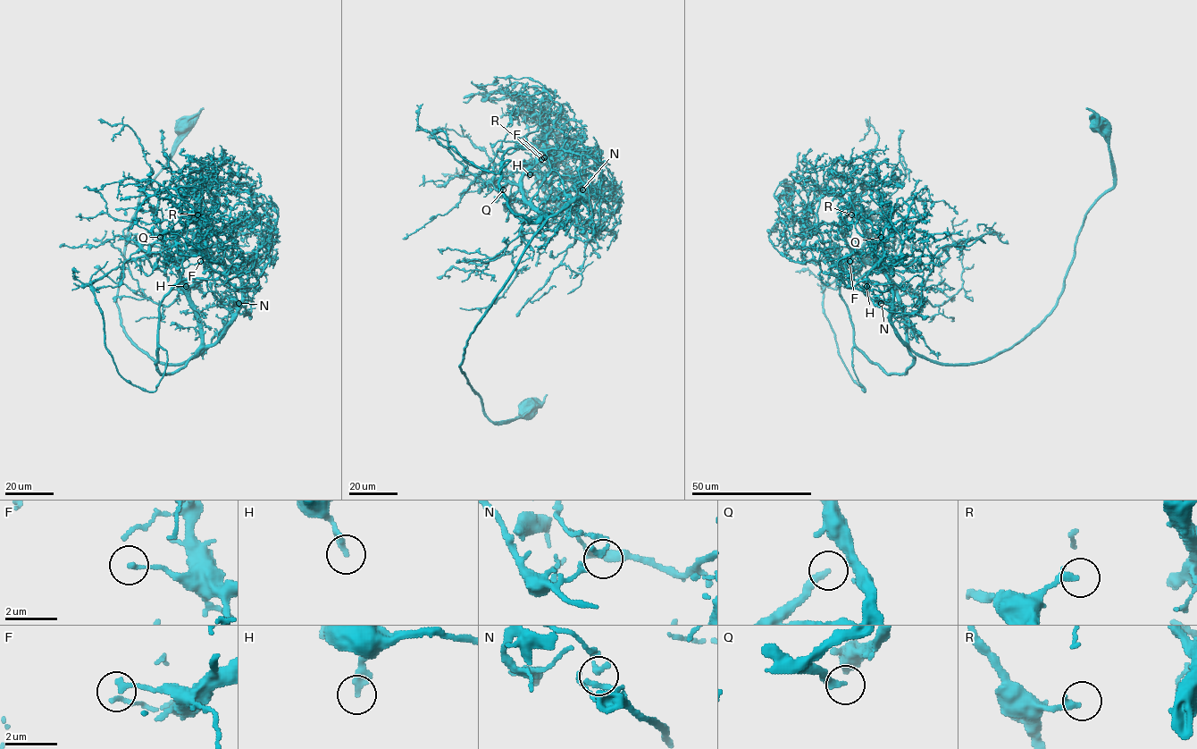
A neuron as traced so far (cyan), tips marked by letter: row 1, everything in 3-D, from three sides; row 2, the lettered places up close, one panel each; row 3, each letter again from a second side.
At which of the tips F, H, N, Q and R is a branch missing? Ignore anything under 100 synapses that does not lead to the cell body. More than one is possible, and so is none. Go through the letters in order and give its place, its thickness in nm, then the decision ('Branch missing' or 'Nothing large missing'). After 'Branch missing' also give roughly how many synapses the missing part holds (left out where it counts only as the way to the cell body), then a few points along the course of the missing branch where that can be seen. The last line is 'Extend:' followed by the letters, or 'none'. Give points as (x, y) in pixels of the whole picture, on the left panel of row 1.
F: Place: (200, 261). Thickness 190 nm. Nothing large missing
H: Place: (186, 286). Thickness 240 nm. Nothing large missing
N: Place: (238, 303). Thickness 130 nm. Nothing large missing
Q: Place: (160, 237). Thickness 260 nm. Branch missing. Roughly 130 synapses. Course of what is missing: (160, 237), (177, 223), (176, 206), (168, 192), (174, 177)
R: Place: (197, 214). Thickness 280 nm. Nothing large missing
Extend: Q

